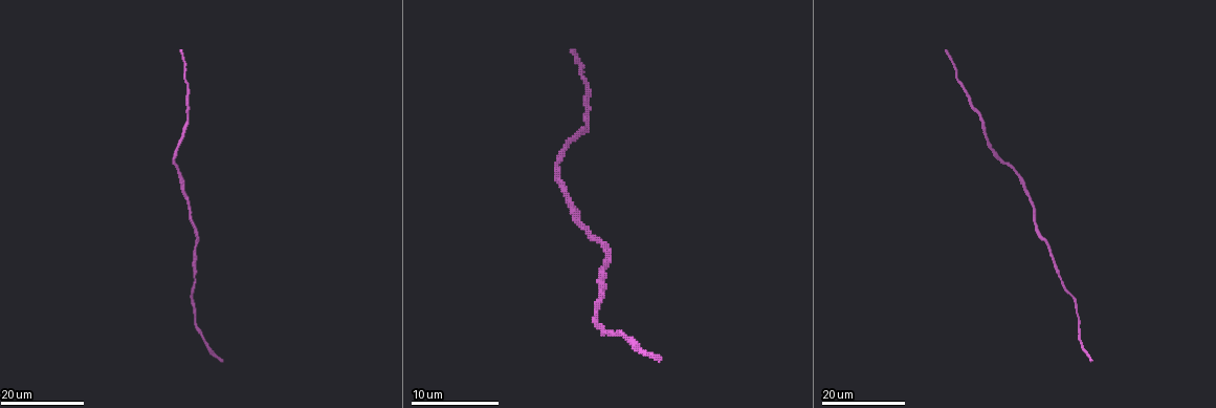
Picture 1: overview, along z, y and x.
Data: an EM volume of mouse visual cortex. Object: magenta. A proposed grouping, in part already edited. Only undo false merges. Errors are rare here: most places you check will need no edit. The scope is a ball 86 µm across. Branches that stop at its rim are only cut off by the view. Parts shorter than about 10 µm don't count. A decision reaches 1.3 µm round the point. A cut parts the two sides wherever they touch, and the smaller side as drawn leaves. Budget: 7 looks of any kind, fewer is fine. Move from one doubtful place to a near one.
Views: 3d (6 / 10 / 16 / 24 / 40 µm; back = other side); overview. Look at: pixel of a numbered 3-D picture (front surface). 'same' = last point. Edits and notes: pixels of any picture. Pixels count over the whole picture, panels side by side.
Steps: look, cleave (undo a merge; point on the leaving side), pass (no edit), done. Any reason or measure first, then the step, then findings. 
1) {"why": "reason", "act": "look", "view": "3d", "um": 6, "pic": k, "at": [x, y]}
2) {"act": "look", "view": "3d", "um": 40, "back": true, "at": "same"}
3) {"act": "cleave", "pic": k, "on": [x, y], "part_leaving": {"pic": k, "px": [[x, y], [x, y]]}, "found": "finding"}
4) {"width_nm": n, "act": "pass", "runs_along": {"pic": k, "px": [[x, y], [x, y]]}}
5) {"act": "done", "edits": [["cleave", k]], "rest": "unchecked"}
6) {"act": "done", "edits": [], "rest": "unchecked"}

{"act": "look", "view": "3d", "um": 16, "pic": 1, "at": [192, 311]}

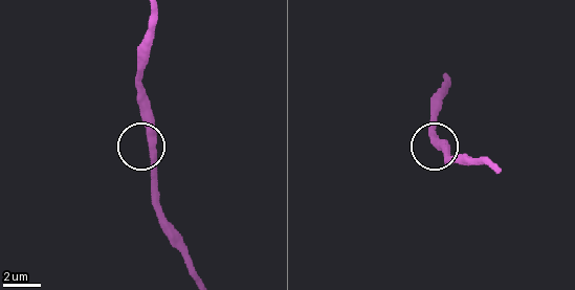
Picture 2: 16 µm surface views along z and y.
{"act": "look", "view": "3d", "um": 6, "pic": 2, "at": [150, 143]}

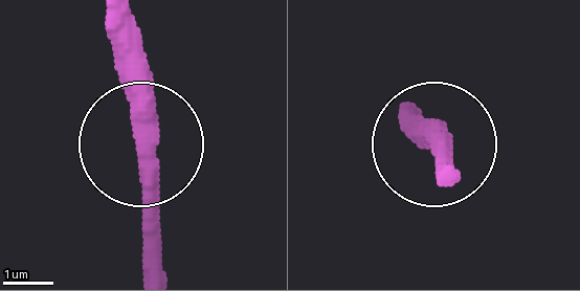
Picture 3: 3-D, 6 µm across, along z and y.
{"act": "pass", "runs_along": {"pic": 3, "px": [[417, 113], [442, 162]]}, "found": "one neuron here"}

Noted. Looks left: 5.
{"act": "look", "view": "3d", "um": 24, "pic": 1, "at": [1061, 276]}

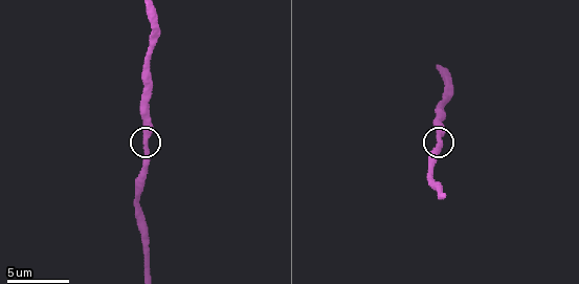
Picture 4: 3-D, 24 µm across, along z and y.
{"why": "zoom in", "act": "look", "view": "3d", "um": 6, "pic": 4, "at": [146, 142]}

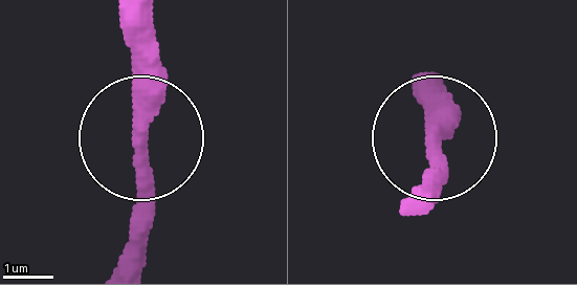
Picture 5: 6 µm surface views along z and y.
{"act": "pass", "runs_along": {"pic": 5, "px": [[155, 9], [142, 244]]}, "found": "continuous, no second neuron"}

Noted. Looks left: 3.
{"act": "look", "view": "3d", "um": 16, "pic": 1, "at": [187, 200]}

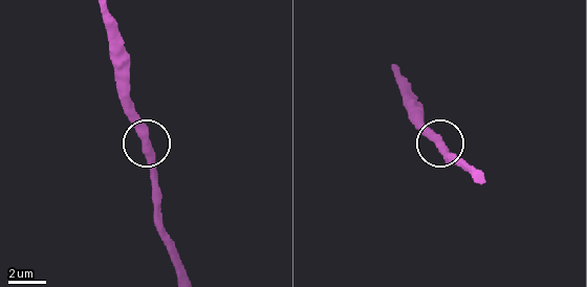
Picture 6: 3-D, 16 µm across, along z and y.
{"act": "look", "view": "3d", "um": 6, "pic": 6, "at": [148, 146]}

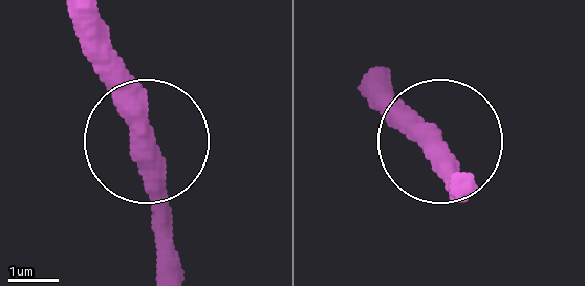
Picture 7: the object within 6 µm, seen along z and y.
{"side_arm_um": 48, "act": "pass", "runs_along": {"pic": 7, "px": [[149, 144], [161, 268]]}, "found": "one neuron here"}

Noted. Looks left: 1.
{"act": "done", "edits": [], "rest": "unchecked"}

